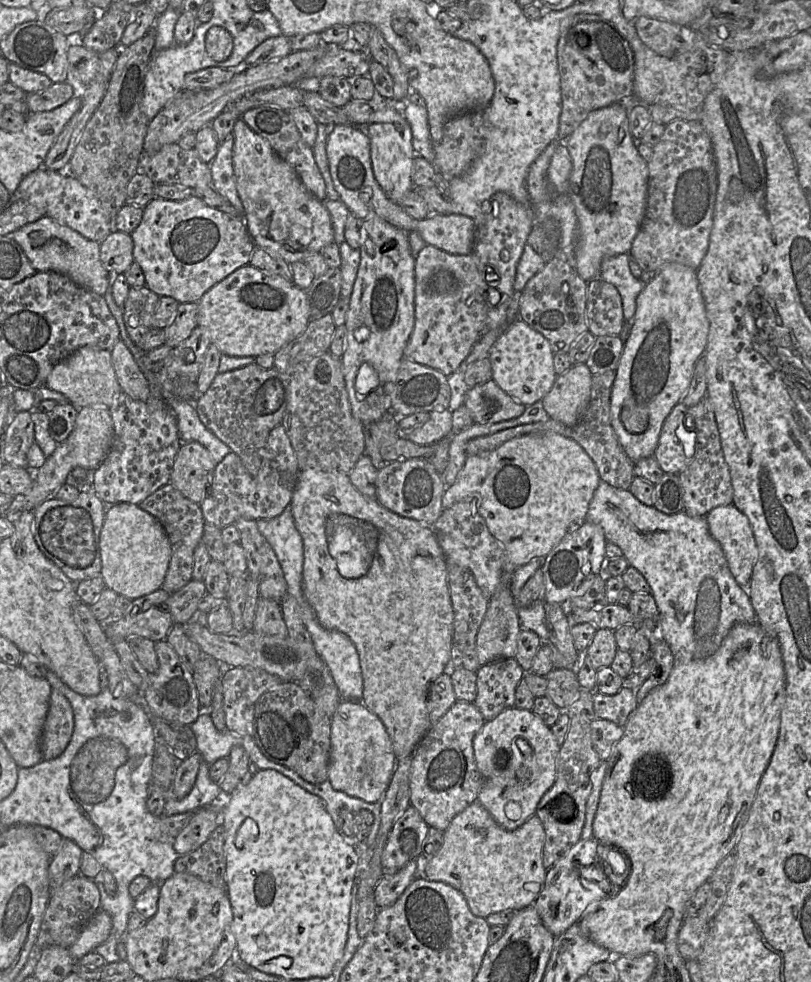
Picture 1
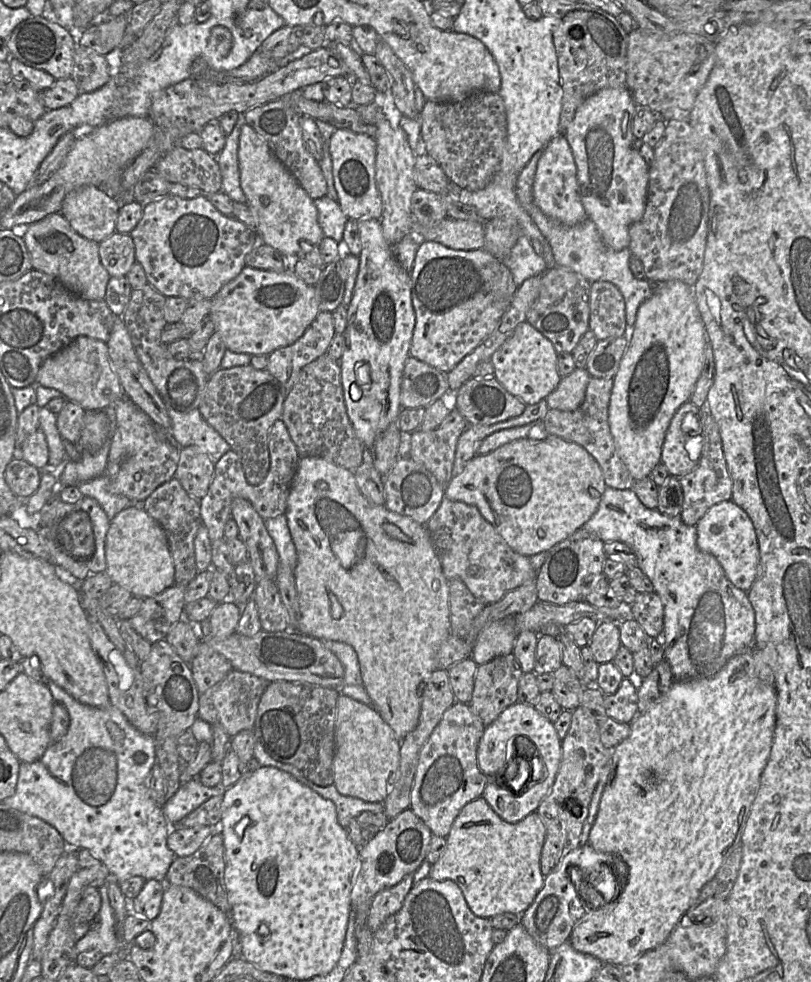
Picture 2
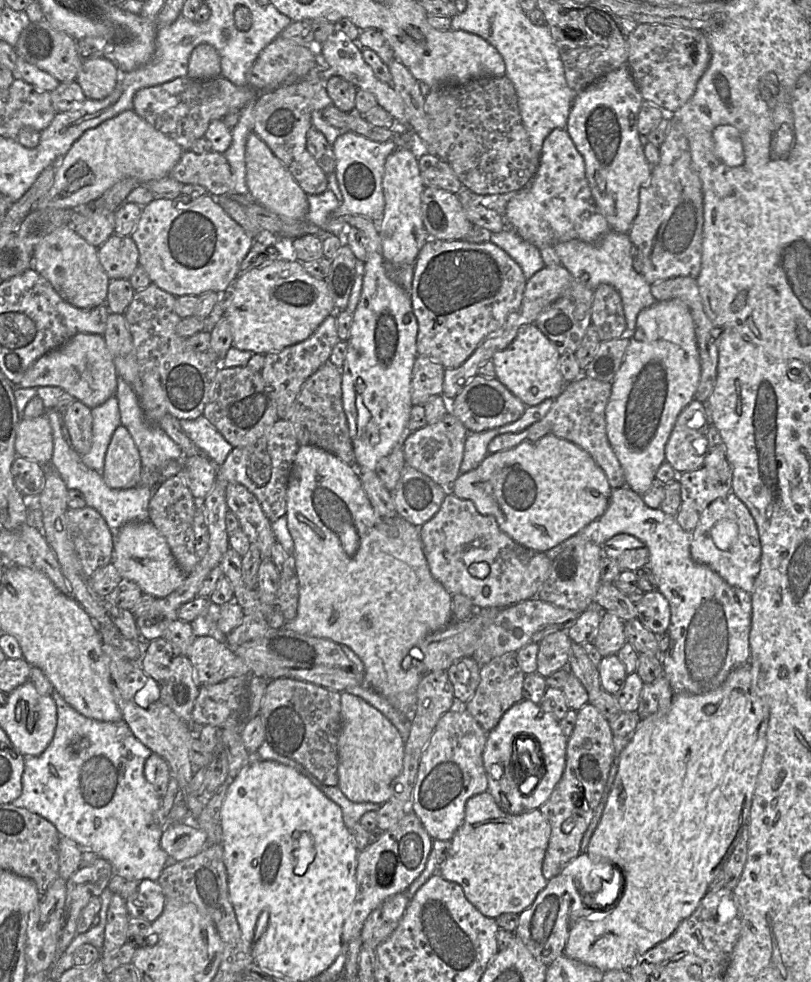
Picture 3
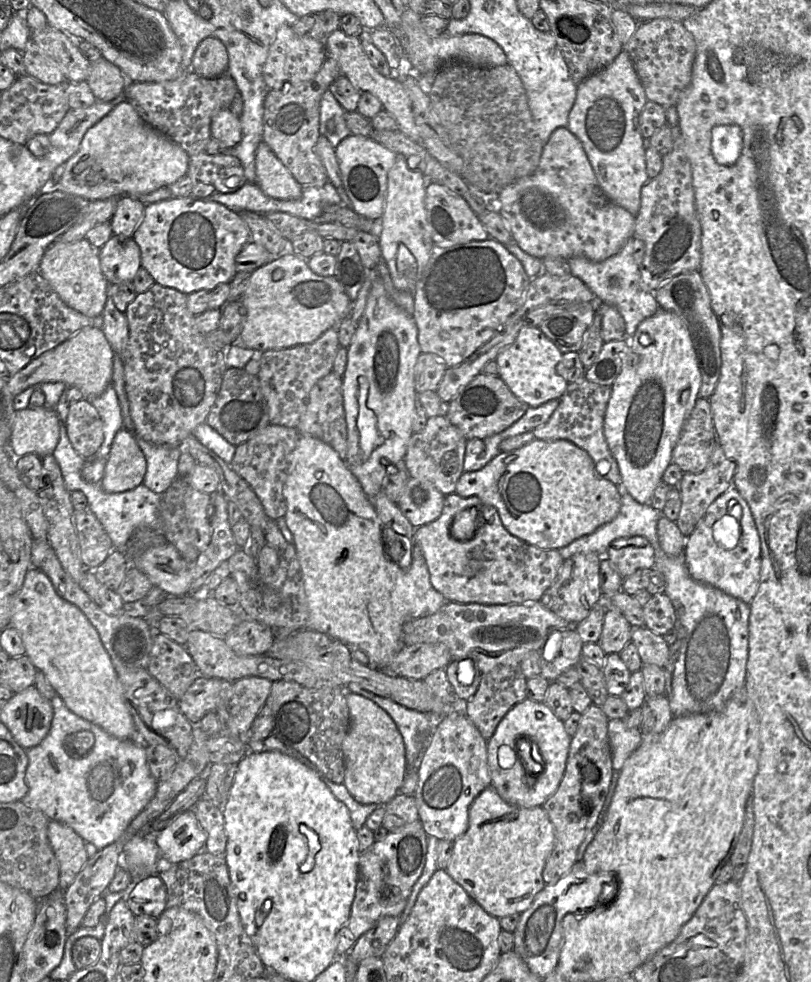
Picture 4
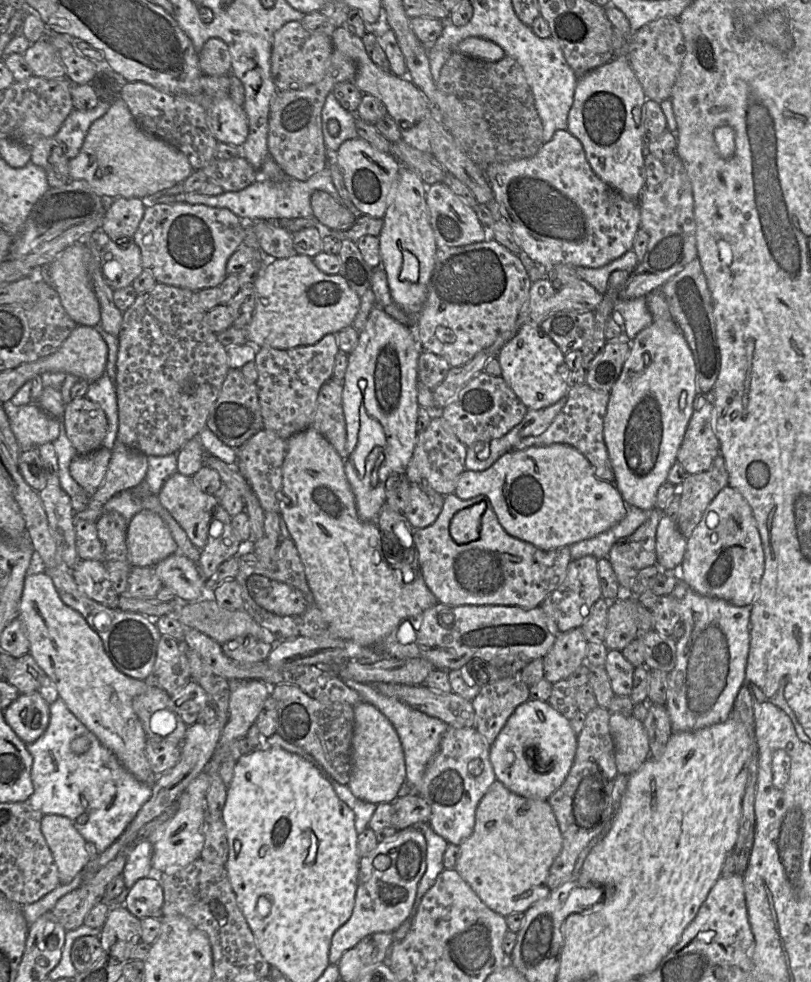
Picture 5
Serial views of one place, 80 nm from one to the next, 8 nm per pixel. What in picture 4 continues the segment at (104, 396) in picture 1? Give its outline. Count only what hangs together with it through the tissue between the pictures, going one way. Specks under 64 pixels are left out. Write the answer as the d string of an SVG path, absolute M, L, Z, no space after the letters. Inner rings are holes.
M87 327L8 377L7 388L12 396L16 396L29 387L38 387L48 382L62 382L67 388L77 387L82 392L83 399L90 401L103 394L111 385L113 357L114 353L102 329Z

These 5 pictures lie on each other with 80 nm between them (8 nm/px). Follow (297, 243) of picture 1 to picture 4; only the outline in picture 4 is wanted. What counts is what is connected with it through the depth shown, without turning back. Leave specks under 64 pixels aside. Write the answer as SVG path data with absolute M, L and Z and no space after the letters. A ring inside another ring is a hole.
M263 140L255 155L256 183L270 197L277 199L299 199L302 185L288 168L278 159Z

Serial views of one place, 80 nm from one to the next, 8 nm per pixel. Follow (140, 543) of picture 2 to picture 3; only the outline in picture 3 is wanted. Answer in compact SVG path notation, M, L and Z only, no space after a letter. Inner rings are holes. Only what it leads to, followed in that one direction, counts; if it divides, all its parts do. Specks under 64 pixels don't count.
M150 521L130 522L114 536L112 563L123 579L139 585L144 594L163 598L179 588L187 575L175 560L166 538Z

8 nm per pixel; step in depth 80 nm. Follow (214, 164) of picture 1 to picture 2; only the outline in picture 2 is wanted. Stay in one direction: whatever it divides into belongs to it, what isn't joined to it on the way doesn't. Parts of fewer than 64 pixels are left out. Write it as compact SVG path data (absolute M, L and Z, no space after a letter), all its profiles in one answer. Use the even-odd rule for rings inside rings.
M239 114L238 120L229 135L225 146L216 156L222 176L222 192L232 201L246 203L246 196L240 185L240 170L238 163L238 146L240 129L246 123L244 114Z

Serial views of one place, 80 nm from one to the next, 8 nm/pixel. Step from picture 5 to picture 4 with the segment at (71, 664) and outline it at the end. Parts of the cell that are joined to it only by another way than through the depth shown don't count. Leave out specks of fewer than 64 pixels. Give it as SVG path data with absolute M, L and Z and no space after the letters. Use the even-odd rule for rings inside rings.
M30 567L27 571L22 587L13 599L8 627L18 631L25 655L37 670L44 673L70 711L100 726L116 738L139 740L132 715L126 705L122 684L97 629L77 606L57 594L49 577L40 569Z

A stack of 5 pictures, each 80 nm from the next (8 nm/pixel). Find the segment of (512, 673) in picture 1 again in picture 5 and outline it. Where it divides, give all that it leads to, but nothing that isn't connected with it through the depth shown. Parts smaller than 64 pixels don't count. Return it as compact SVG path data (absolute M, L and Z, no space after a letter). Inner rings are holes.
M521 672L481 686L471 700L474 728L491 745L509 716L527 700L529 686L522 680Z

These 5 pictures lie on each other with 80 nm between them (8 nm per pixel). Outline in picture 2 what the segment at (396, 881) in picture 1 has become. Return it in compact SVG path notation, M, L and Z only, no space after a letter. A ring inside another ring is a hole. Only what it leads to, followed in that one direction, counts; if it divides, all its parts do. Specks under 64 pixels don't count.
M414 873L405 876L398 884L381 890L373 899L367 918L367 927L376 932L384 922L403 906L413 884Z

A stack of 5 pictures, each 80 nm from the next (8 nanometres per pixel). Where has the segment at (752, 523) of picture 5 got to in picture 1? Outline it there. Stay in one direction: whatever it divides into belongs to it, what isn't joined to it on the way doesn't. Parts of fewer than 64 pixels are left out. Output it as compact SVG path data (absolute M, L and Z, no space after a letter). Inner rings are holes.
M728 504L711 509L705 518L709 532L719 542L736 582L747 588L758 558L748 517L733 504Z

